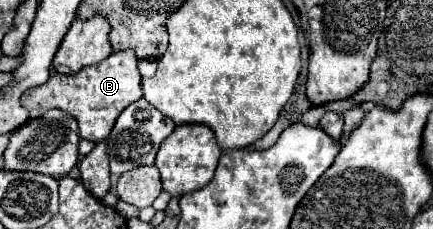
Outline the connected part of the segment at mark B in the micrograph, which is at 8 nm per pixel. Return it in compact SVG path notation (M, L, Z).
M127 49L127 51L111 53L105 61L81 69L81 73L73 77L51 73L51 79L45 85L27 89L27 93L23 93L21 99L23 99L23 107L31 113L33 119L49 109L65 111L67 115L77 119L79 135L83 139L97 143L109 137L119 113L141 97L143 91L141 91L141 75L137 69L137 57L135 51Z

